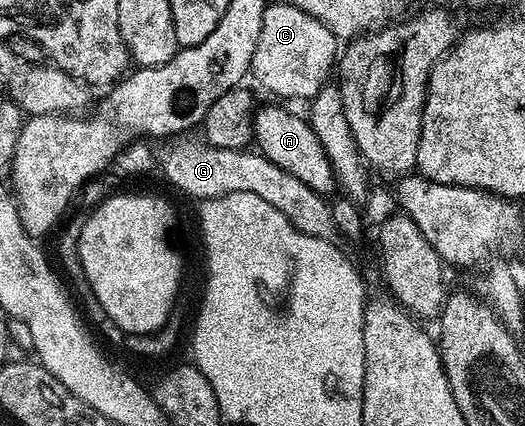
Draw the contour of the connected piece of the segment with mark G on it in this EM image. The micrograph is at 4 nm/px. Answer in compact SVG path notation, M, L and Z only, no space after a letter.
M176 136L166 140L157 153L159 169L166 179L179 190L197 197L199 201L225 194L245 193L260 196L272 204L302 234L326 241L338 240L336 224L333 223L330 202L320 193L307 187L291 172L282 171L269 158L257 151L218 149L205 141L193 141L190 137Z

